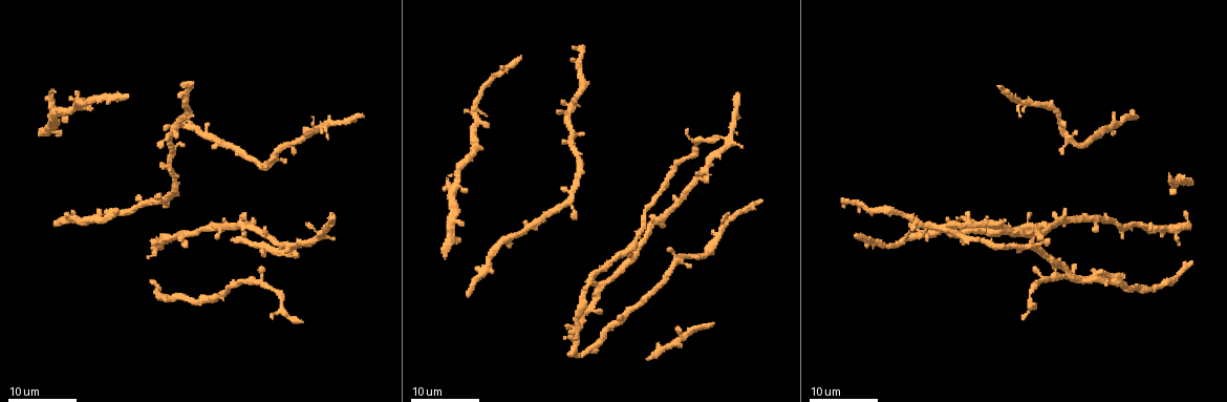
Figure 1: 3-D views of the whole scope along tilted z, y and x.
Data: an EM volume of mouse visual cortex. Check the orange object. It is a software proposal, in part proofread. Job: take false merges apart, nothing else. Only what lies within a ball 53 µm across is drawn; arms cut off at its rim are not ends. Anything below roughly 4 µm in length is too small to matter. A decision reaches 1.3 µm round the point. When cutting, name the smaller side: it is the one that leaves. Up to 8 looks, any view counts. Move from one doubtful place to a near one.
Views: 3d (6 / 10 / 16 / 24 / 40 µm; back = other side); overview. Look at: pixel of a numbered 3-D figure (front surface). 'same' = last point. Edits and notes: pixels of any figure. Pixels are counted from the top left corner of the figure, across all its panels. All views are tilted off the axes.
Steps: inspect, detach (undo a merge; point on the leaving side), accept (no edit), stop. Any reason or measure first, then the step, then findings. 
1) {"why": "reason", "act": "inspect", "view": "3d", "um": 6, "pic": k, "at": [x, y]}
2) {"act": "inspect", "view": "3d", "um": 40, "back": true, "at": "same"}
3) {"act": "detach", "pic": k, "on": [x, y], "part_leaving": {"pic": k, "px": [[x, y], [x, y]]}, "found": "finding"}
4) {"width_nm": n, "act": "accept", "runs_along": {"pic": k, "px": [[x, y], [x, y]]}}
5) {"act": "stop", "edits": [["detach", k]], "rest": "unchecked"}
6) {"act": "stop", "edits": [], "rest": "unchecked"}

{"act": "inspect", "view": "3d", "um": 16, "pic": 1, "at": [639, 248]}

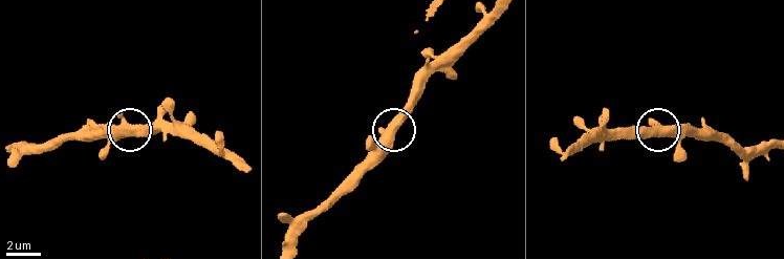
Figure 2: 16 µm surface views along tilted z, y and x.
{"why": "zoom in", "act": "inspect", "view": "3d", "um": 10, "pic": 2, "at": [393, 131]}

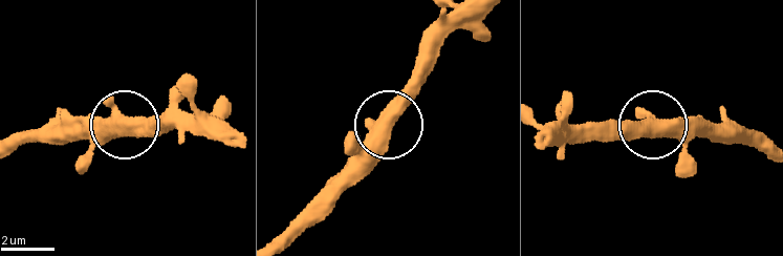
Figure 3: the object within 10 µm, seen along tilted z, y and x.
{"side_arm_um": 39, "act": "accept", "found": "all the same cell"}

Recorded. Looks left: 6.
{"act": "inspect", "view": "3d", "um": 16, "pic": 1, "at": [660, 223]}

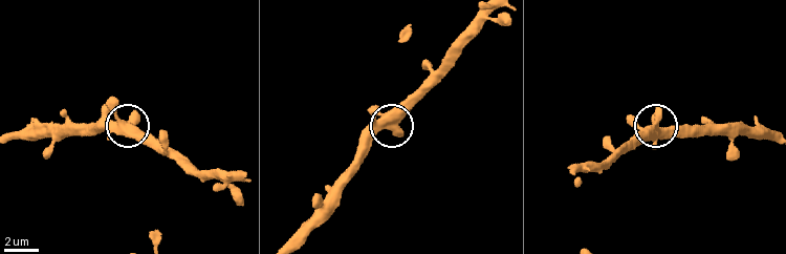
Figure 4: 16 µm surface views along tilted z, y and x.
{"act": "inspect", "view": "3d", "um": 10, "pic": 4, "at": [396, 128]}

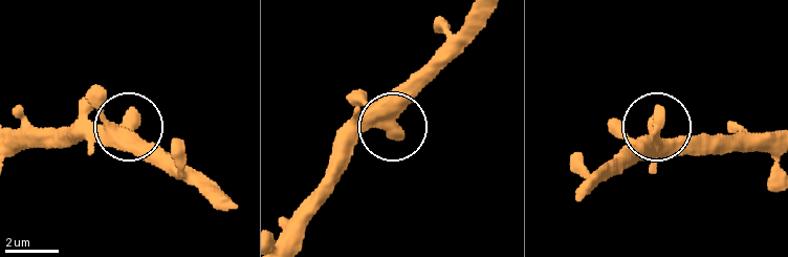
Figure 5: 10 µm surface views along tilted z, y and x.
{"side_arm_um": 25, "act": "accept", "found": "all the same cell"}

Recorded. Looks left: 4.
{"why": "four arms meet", "act": "inspect", "view": "3d", "um": 24, "pic": 1, "at": [1071, 140]}

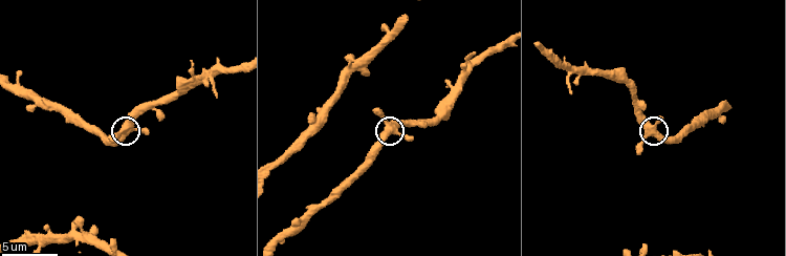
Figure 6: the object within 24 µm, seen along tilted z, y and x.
{"why": "closer look", "act": "inspect", "view": "3d", "um": 6, "pic": 6, "at": [393, 133]}

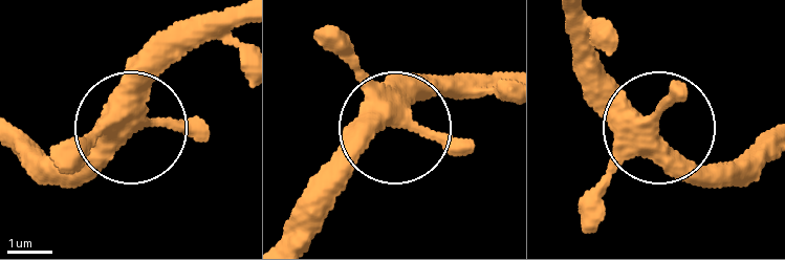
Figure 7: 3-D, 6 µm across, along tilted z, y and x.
{"arms": 4, "act": "accept", "found": "continuous, no second cell"}

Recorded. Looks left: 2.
{"why": "thick turns thin", "act": "inspect", "view": "3d", "um": 6, "pic": 6, "at": [578, 69]}

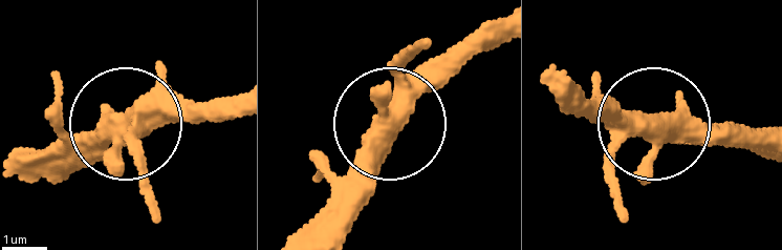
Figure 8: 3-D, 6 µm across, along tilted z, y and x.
{"act": "inspect", "view": "3d", "um": 6, "back": true, "pic": 8, "at": [397, 114]}

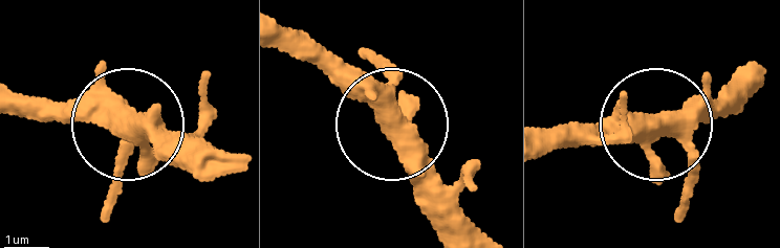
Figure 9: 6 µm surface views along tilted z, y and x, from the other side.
{"act": "accept", "found": "continuous, no second cell"}

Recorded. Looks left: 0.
{"act": "stop", "edits": [], "rest": "unchecked"}

